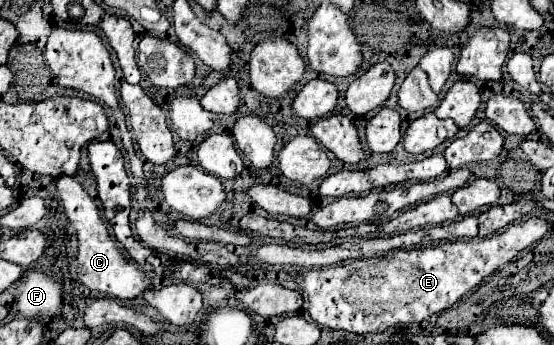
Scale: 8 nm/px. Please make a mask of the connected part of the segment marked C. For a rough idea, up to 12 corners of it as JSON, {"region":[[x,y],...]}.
{"region":[[69,175],[57,191],[91,291],[133,299],[151,279],[113,243],[97,205]]}

